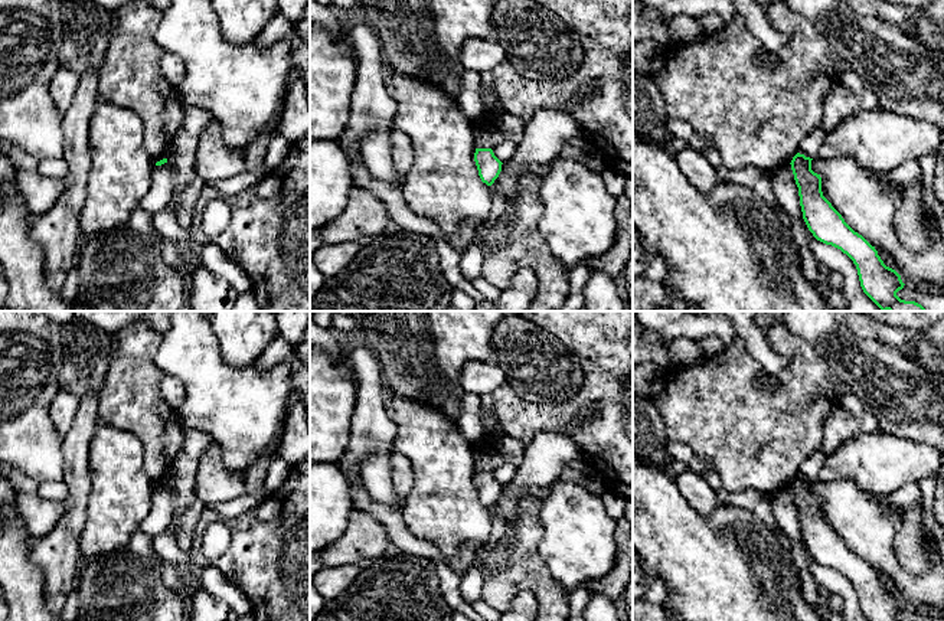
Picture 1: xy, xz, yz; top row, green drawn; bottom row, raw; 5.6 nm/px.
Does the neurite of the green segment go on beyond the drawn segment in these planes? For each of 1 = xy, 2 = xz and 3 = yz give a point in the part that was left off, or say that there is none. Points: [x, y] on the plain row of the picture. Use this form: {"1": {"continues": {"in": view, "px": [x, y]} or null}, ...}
{"1": {"continues": null}, "2": {"continues": null}, "3": {"continues": null}}

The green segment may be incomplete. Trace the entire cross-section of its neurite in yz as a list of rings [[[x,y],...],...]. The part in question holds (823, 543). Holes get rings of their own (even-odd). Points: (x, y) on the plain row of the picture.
[[[797,475],[790,486],[809,553],[817,563],[840,572],[853,584],[869,621],[899,621],[896,615],[905,608],[901,598],[883,586],[875,569],[855,555],[823,519],[821,500],[811,493],[811,483]]]

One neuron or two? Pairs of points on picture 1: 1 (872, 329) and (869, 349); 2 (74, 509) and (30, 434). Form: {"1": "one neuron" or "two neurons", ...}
{"1": "two neurons", "2": "two neurons"}

